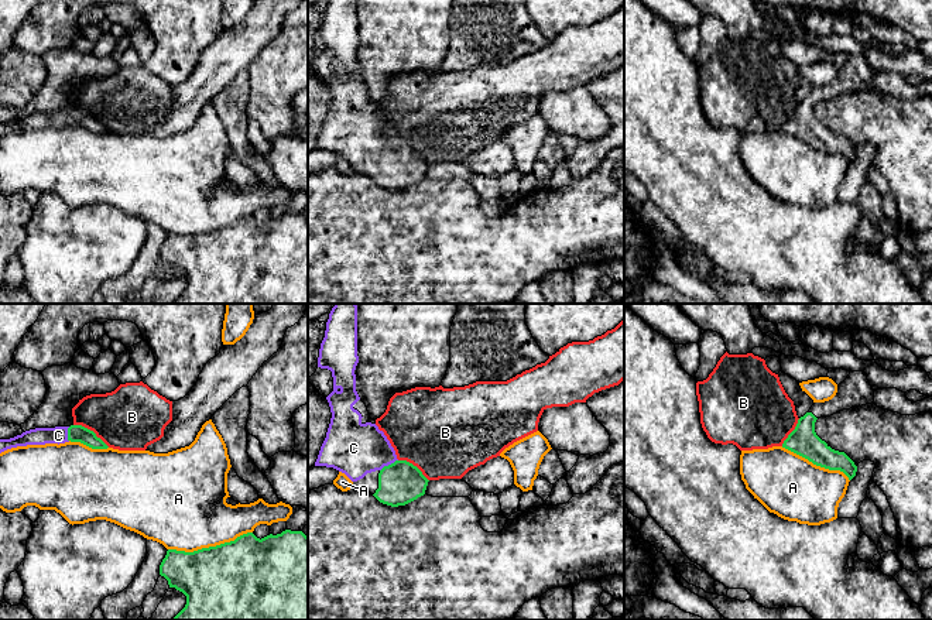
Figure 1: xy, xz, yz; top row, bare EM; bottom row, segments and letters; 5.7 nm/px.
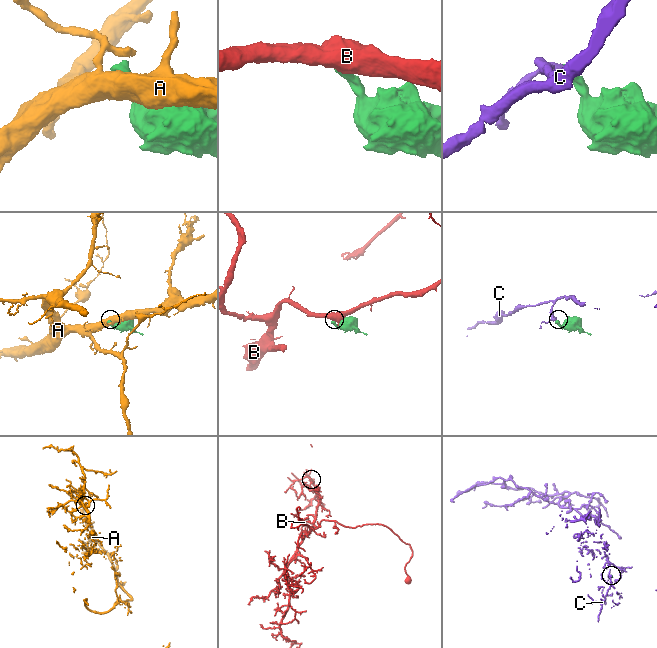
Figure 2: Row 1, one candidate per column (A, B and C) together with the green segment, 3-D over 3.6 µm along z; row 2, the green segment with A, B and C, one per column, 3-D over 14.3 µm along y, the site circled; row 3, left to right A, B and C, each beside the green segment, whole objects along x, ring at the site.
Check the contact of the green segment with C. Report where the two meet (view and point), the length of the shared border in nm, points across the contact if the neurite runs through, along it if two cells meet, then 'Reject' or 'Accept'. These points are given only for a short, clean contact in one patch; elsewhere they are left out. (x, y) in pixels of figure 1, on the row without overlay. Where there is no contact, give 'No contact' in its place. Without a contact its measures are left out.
Touches green at xz (389, 148). Shared border 120 nm. Path across: xz (400, 167), (389, 148), (369, 133), (353, 132). Accept

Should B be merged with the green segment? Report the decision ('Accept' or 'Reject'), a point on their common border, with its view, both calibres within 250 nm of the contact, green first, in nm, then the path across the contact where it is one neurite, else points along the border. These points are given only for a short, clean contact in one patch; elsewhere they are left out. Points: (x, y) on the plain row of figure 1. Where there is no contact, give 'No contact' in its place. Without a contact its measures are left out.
Reject. Touches green at xy (92, 115). Thickness 100 nm (green) against 360 nm. Boundary: xy (74, 108), (89, 112), (109, 130)

